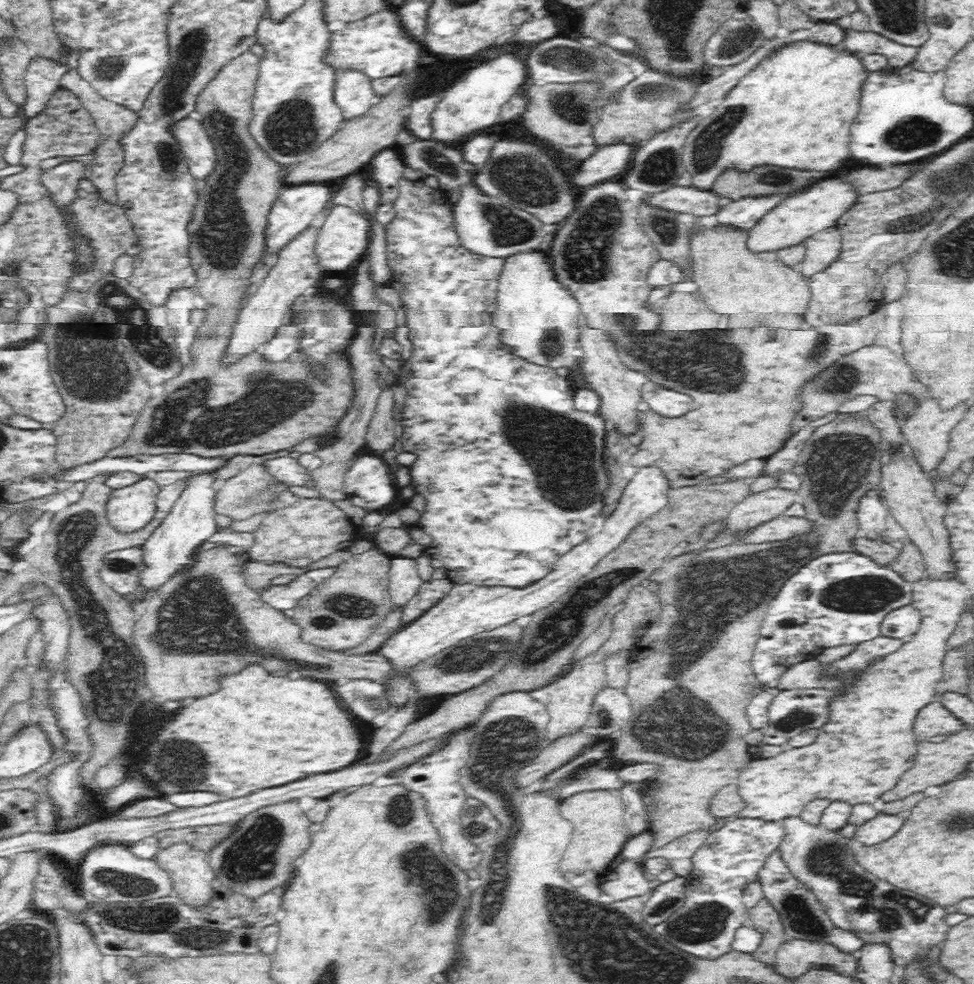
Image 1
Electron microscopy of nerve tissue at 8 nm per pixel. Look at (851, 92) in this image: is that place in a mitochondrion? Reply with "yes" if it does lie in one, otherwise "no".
no

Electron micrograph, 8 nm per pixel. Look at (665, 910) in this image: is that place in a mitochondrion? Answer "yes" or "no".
yes

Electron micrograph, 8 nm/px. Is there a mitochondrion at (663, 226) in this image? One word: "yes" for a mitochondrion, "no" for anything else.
yes

